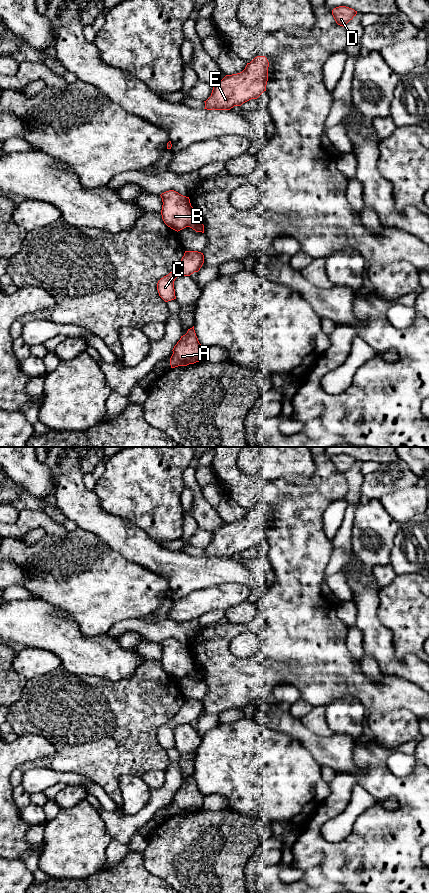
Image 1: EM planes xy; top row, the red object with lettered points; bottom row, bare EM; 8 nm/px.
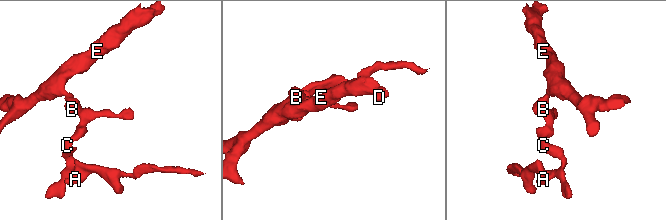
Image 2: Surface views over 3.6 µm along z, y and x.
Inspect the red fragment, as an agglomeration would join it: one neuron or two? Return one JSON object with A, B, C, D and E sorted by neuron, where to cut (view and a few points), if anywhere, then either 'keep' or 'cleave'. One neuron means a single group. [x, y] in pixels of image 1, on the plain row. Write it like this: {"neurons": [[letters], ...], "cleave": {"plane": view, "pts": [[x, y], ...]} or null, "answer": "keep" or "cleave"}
{"neurons": [["A", "C"], ["B", "D", "E"]], "cleave": {"plane": "xy", "pts": [[196, 666], [188, 674]]}, "answer": "cleave"}

